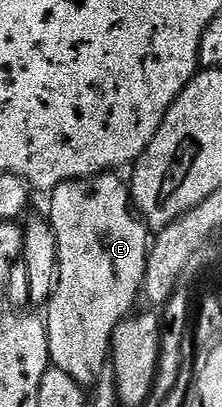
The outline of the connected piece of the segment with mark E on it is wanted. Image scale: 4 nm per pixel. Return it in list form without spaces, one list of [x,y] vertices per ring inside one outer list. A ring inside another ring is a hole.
[[[106,173],[61,183],[51,193],[50,199],[53,200],[49,203],[49,223],[57,242],[57,278],[47,300],[49,312],[43,315],[49,338],[49,362],[63,369],[67,377],[75,377],[75,381],[86,389],[92,388],[106,374],[111,363],[115,329],[130,318],[132,307],[137,299],[139,303],[145,286],[145,262],[149,260],[151,231],[135,214],[130,188],[119,176]]]

